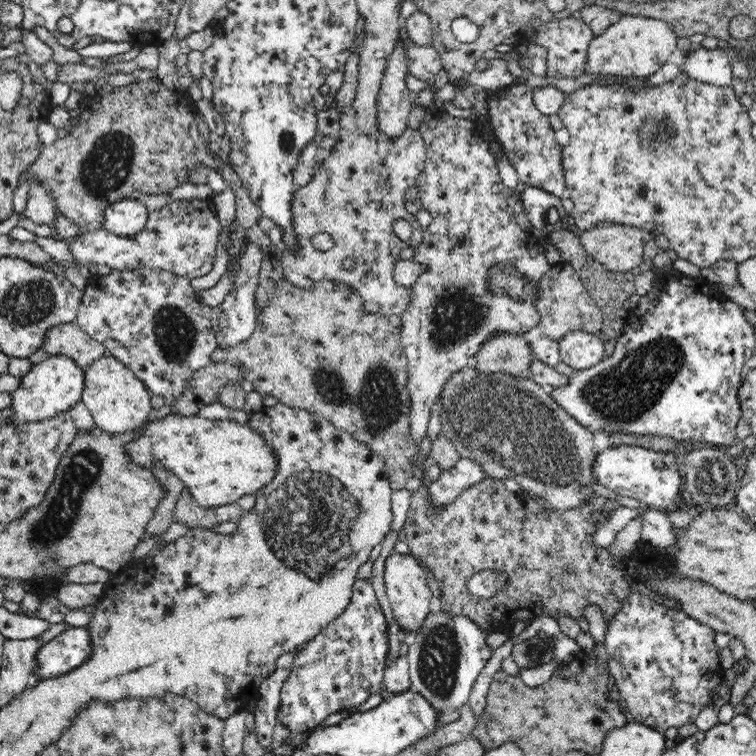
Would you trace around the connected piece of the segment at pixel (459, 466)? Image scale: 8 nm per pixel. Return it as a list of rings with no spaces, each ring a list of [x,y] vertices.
[[[461,456],[452,468],[442,470],[438,479],[428,487],[432,503],[439,507],[452,502],[463,490],[486,478],[484,467],[476,459]]]

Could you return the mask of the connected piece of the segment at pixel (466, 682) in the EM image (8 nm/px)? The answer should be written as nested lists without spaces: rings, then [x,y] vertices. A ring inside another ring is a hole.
[[[433,612],[428,614],[428,620],[424,622],[422,630],[418,634],[408,632],[402,637],[405,638],[405,648],[408,653],[405,655],[409,661],[409,677],[411,683],[409,691],[420,693],[427,699],[437,714],[444,714],[448,710],[461,709],[468,704],[471,695],[471,688],[480,671],[486,666],[488,658],[492,656],[492,651],[486,646],[484,638],[486,632],[480,630],[480,627],[465,616],[452,618],[445,612]]]

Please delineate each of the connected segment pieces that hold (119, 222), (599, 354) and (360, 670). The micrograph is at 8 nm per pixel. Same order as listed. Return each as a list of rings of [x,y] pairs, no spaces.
[[[120,199],[104,212],[103,228],[120,236],[134,236],[148,224],[148,214],[143,200]]]
[[[576,331],[566,334],[558,343],[560,360],[576,370],[592,368],[607,357],[604,353],[605,342],[599,335]]]
[[[359,579],[353,588],[353,596],[348,608],[336,620],[332,620],[316,638],[294,652],[294,666],[290,678],[284,682],[276,713],[277,722],[292,733],[298,734],[313,729],[324,722],[330,714],[358,708],[370,696],[383,690],[385,660],[389,651],[386,620],[370,579]]]

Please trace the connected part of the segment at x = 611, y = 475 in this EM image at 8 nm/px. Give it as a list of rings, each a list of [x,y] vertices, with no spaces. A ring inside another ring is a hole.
[[[609,445],[591,462],[591,473],[600,486],[613,490],[617,495],[628,496],[645,502],[651,508],[673,509],[676,505],[687,506],[680,494],[680,474],[677,471],[677,454],[664,454],[636,445]]]

